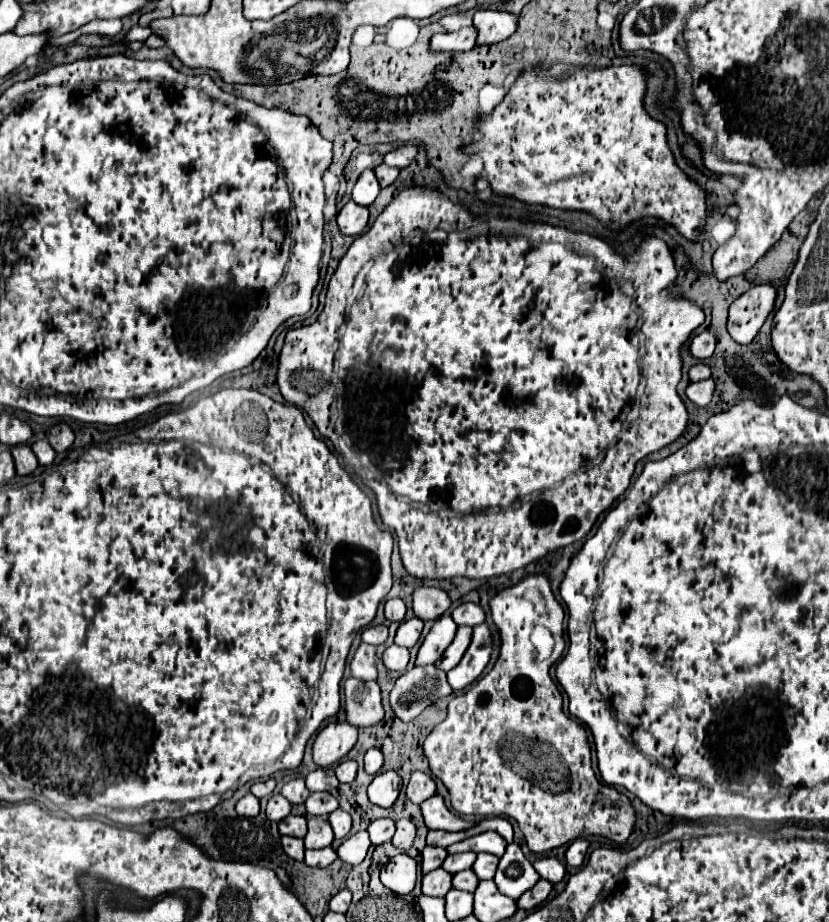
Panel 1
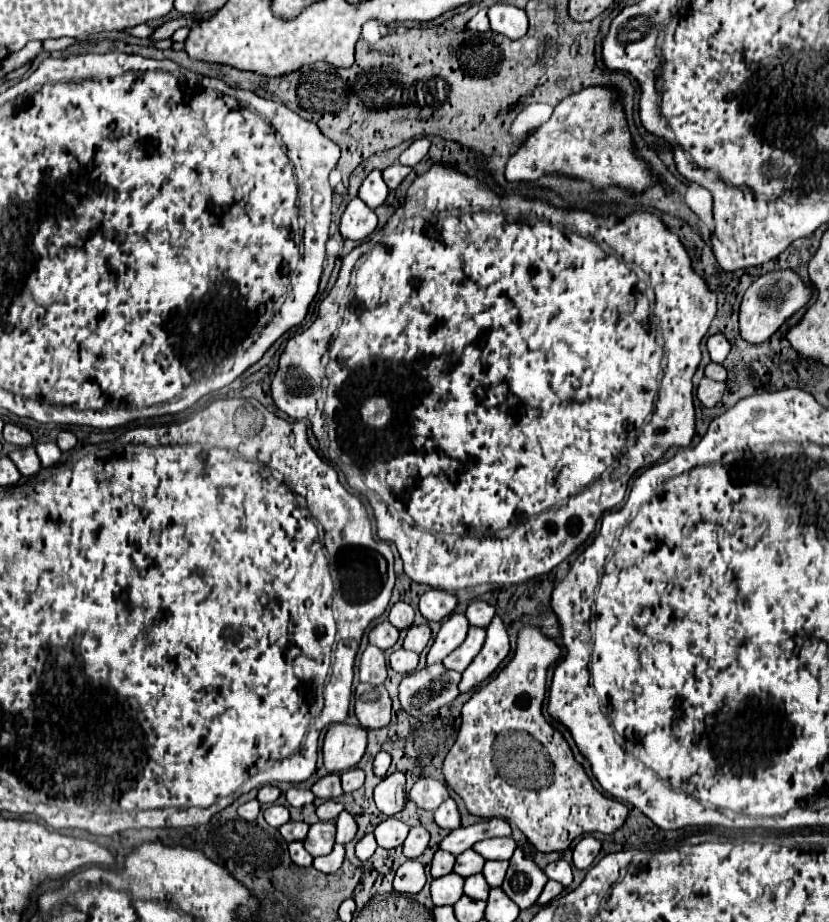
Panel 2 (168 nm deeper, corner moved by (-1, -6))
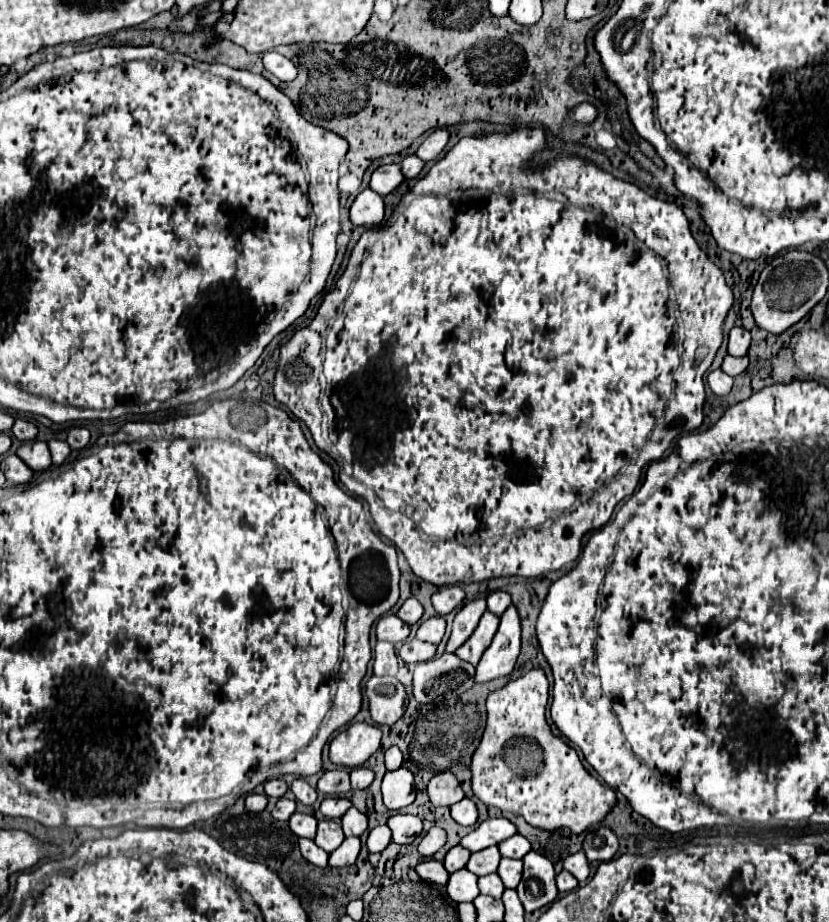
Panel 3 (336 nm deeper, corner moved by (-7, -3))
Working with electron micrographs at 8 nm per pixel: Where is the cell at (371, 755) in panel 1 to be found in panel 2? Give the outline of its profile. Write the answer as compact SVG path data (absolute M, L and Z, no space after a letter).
M383 751L377 753L377 757L375 757L375 761L373 761L373 771L375 771L375 775L377 775L377 777L385 777L389 765L391 765L391 755L389 755L389 753L383 753Z

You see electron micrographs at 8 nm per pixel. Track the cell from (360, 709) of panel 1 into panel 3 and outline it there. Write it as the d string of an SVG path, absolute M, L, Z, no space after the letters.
M371 676L365 684L365 694L375 724L395 724L407 708L407 694L397 678Z

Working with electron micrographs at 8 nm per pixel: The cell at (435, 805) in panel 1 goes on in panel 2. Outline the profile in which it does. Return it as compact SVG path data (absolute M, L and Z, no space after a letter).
M447 799L437 811L435 811L435 823L443 829L457 829L461 827L461 815L457 809L457 803L453 799Z

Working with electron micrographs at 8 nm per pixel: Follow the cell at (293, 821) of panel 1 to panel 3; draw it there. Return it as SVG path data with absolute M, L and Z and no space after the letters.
M295 812L289 818L289 828L293 834L303 836L303 838L315 838L315 828L317 828L317 820L309 814L299 814Z

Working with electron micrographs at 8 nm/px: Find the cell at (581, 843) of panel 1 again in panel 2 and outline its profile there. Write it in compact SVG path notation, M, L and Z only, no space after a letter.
M583 837L573 849L573 863L577 869L587 869L601 851L601 841L595 837Z

